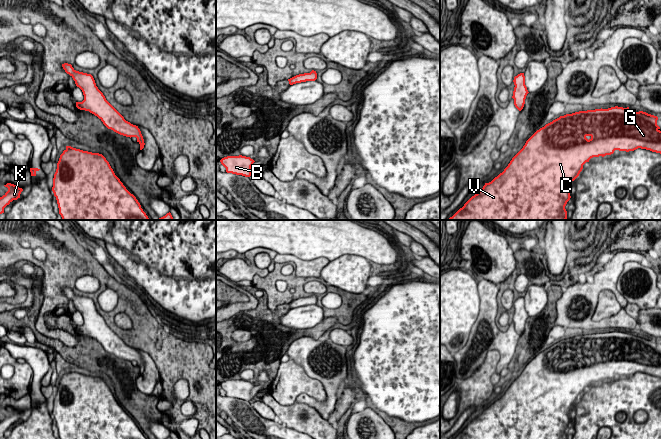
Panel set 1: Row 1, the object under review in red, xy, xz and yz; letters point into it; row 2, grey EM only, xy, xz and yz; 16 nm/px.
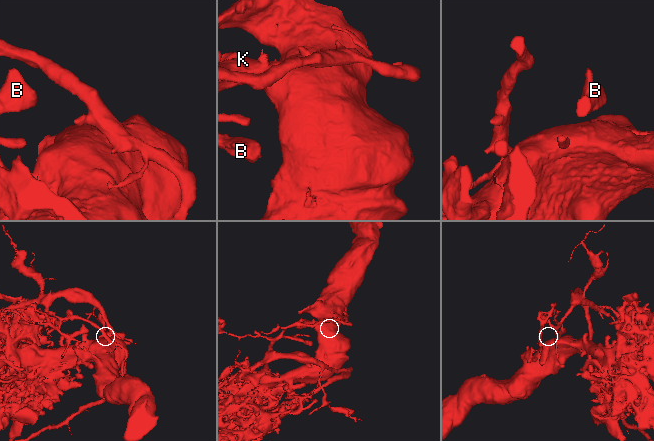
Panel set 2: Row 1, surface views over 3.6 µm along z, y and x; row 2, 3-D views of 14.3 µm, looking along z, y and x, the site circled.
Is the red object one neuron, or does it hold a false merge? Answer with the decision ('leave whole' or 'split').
split

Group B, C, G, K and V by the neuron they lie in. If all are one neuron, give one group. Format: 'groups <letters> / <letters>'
groups B / C G K V

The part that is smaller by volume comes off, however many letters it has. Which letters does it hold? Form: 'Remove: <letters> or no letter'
Remove: B

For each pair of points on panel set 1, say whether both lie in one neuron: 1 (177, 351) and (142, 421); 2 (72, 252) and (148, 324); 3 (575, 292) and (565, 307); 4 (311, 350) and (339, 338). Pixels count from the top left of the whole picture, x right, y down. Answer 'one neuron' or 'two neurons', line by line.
1: two neurons
2: one neuron
3: one neuron
4: two neurons

